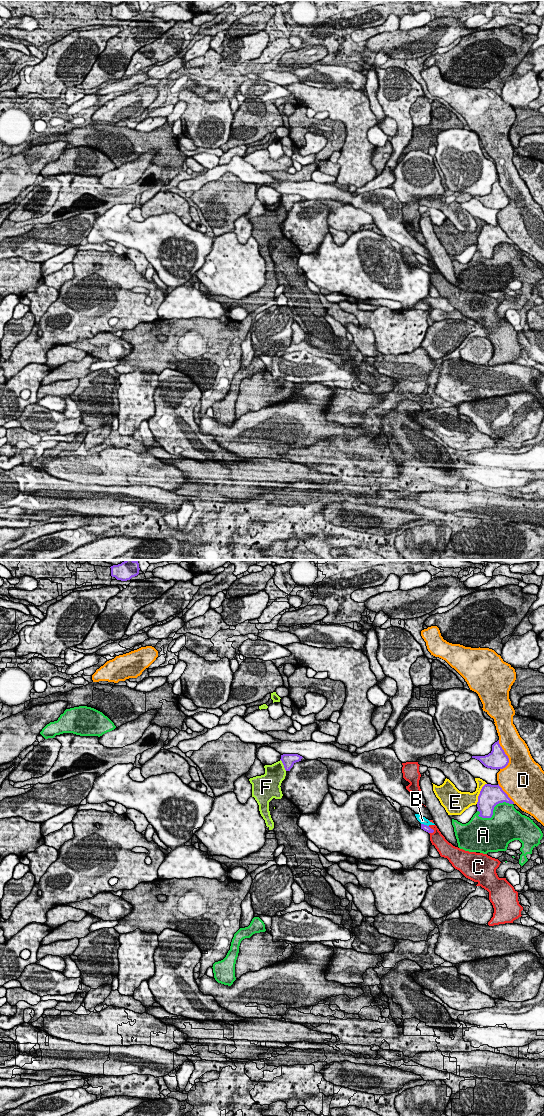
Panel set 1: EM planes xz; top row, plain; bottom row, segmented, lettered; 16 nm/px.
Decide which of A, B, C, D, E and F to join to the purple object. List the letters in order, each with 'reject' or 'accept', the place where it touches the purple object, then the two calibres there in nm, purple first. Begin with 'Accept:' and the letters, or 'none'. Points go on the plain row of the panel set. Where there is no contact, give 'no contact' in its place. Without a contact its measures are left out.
Accept: none
A: reject | xz (493, 249) | 360/440 nm
B: reject | xz (425, 265) | 100/120 nm
C: reject | xz (432, 269) | 100/220 nm
D: reject | xz (506, 195) | 320/380 nm
E: reject | xz (480, 233) | 360/260 nm
F: reject | xz (283, 204) | 220/320 nm

